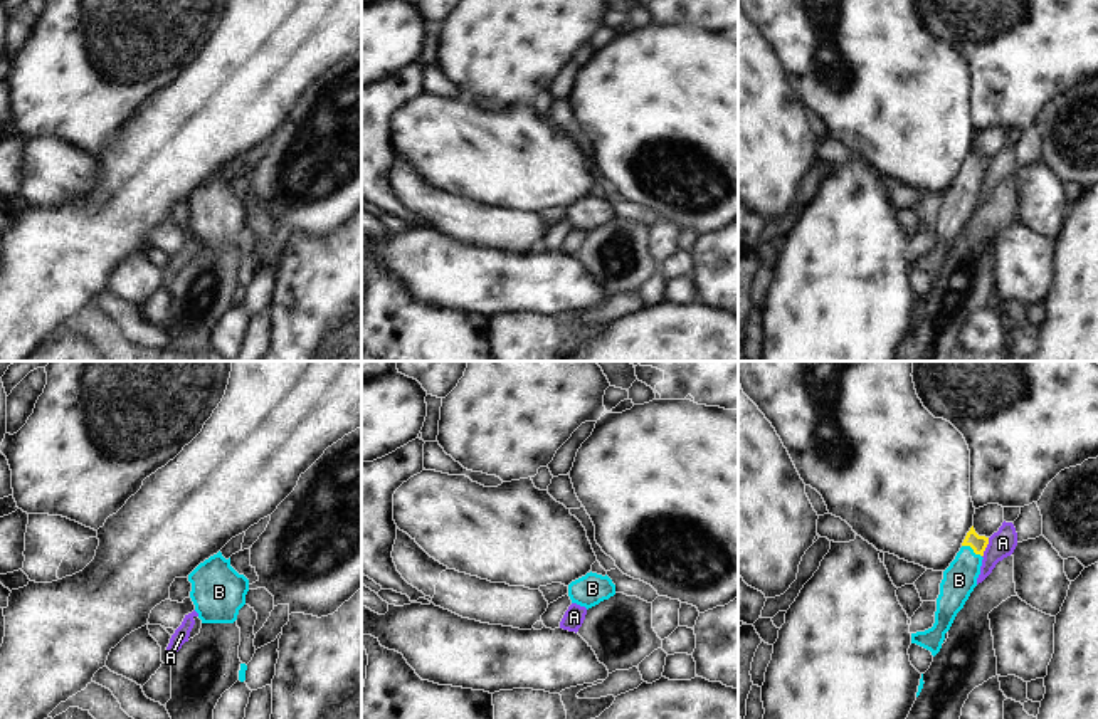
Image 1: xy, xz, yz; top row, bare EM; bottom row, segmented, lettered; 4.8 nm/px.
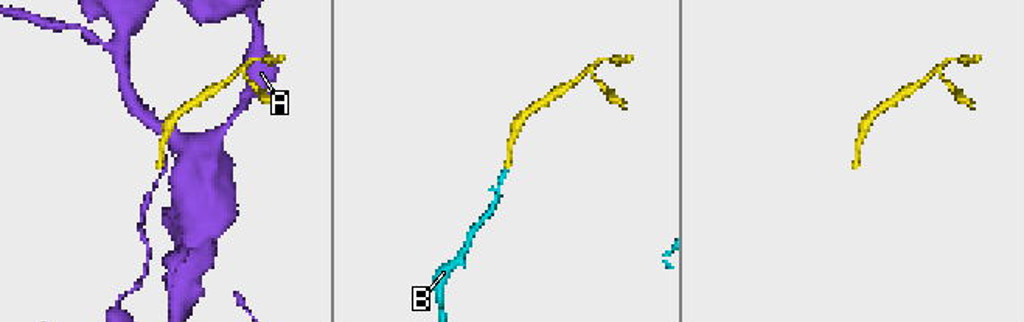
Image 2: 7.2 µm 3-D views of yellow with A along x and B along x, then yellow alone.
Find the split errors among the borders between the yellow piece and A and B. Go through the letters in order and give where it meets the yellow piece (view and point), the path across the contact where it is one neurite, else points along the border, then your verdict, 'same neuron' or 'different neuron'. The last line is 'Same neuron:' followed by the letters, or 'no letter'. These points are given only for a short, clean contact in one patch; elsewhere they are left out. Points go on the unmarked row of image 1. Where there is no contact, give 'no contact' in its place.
A: contact yz (984, 172); border yz (989, 162), (982, 180); different neuron
B: contact yz (972, 172); way yz (977, 167), (972, 172), (959, 204); same neuron
Same neuron: B

